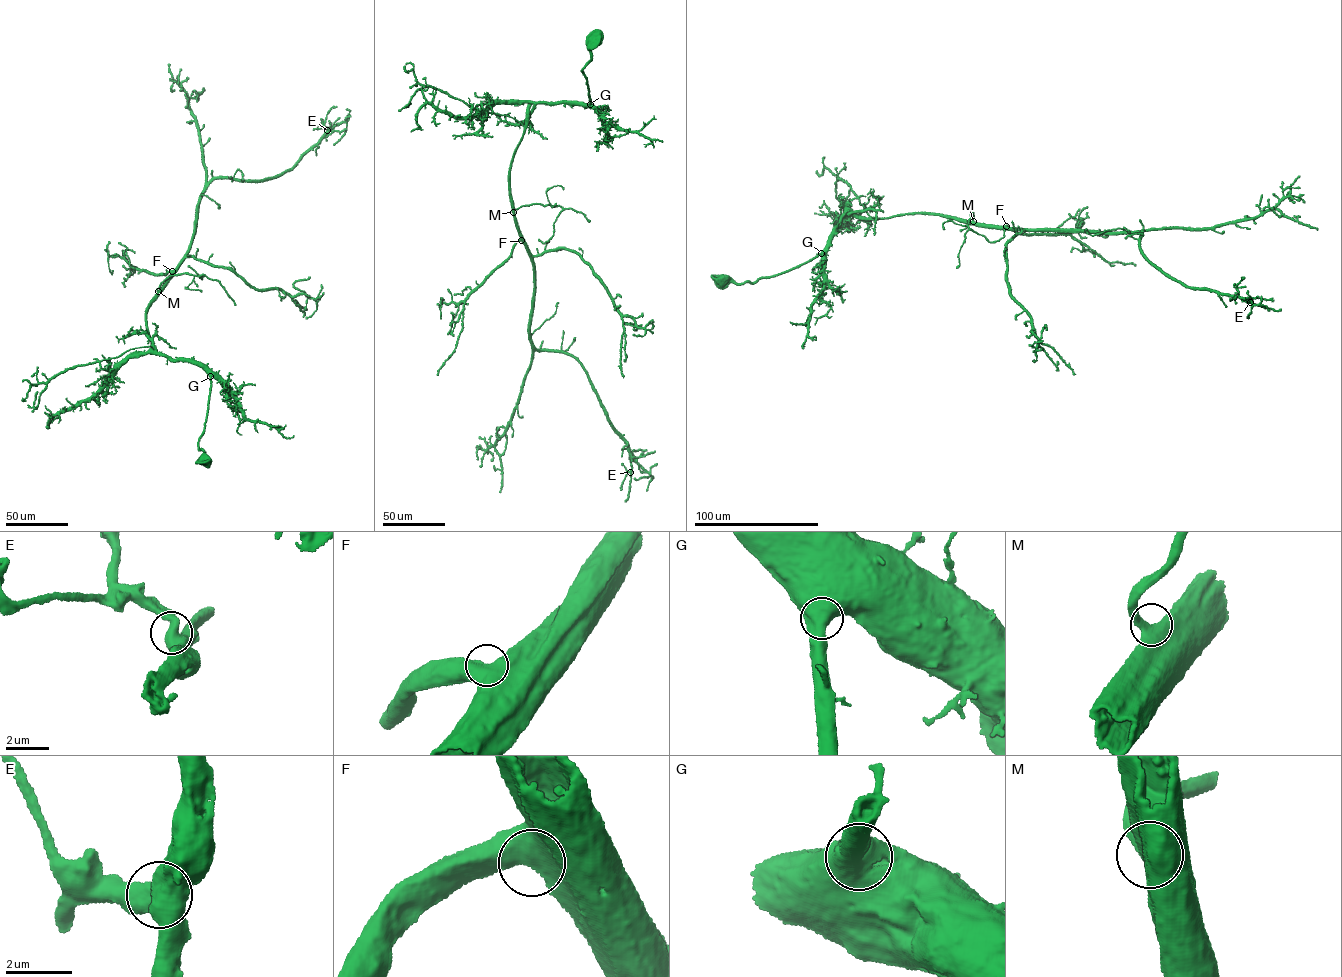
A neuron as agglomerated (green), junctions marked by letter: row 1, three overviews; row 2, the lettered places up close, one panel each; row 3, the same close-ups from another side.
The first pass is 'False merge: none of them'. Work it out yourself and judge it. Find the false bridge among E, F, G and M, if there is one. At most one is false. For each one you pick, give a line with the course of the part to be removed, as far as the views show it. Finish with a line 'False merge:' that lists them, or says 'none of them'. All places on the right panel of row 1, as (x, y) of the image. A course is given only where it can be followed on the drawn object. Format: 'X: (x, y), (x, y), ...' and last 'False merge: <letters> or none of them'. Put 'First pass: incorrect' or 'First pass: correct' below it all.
False merge: none of them
First pass: correct

